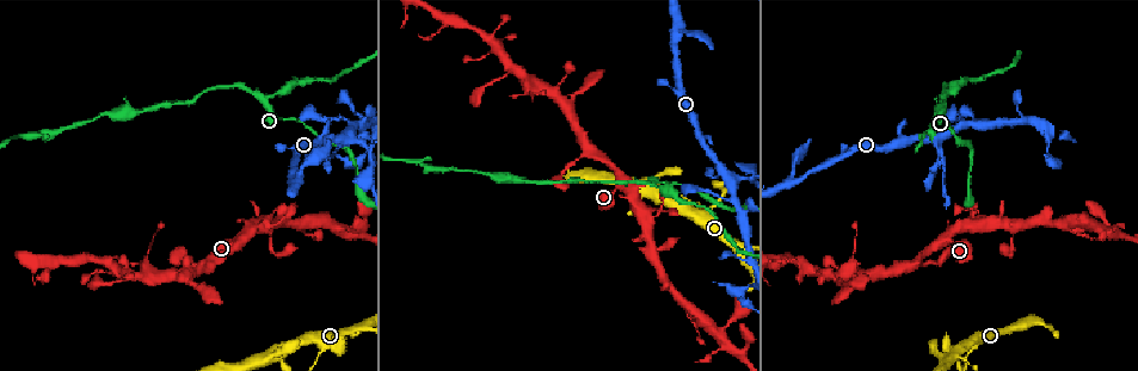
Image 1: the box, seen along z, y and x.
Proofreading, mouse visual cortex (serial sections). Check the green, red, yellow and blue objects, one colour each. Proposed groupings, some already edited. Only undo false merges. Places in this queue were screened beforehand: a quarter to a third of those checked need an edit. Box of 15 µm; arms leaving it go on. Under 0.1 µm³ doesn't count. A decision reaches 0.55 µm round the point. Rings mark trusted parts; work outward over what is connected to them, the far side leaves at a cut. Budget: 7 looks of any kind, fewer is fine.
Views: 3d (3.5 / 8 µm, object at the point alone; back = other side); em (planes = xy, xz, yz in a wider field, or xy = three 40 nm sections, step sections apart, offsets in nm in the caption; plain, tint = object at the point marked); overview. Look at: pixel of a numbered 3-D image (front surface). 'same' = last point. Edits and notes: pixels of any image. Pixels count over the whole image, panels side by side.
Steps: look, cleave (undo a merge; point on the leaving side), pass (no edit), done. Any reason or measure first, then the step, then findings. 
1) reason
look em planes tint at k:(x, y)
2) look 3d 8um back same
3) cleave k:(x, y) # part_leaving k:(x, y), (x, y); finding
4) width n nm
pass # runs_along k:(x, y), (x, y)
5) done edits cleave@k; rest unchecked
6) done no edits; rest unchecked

three-way junction
look 3d 3.5um at 1:(970, 351)

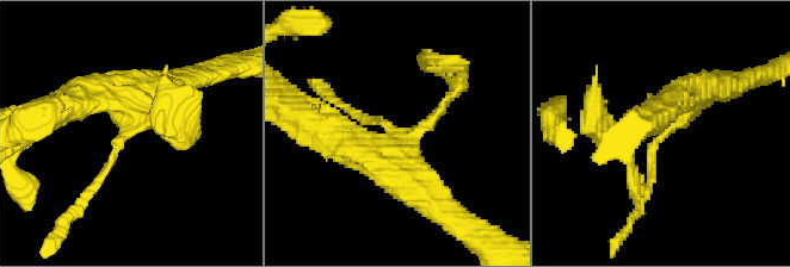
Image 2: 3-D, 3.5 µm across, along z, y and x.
arms 3; arm_widths 150, 150, 400 nm
look em planes tint at 2:(660, 135)

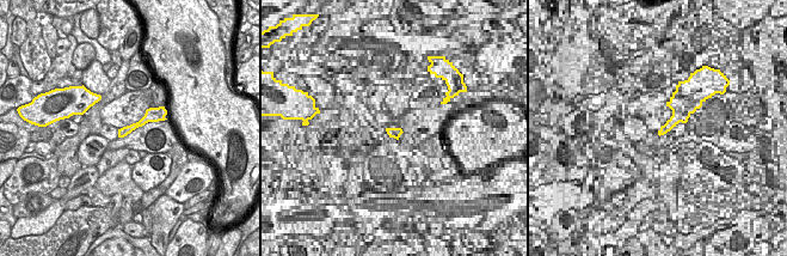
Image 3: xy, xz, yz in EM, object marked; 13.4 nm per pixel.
pass # runs_along 3:(159, 110), (121, 134); all the same cell

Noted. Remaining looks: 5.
three-way junction
look em xy step 2 tint at 1:(270, 95)

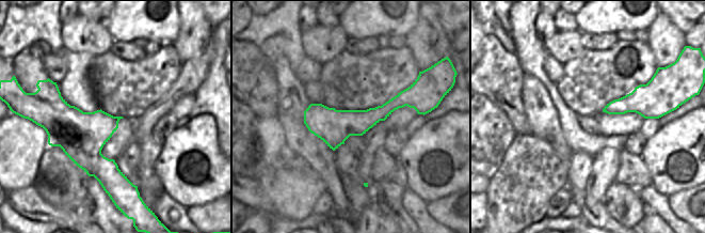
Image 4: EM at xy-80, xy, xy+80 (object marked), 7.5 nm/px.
wider look
look 3d 3.5um same

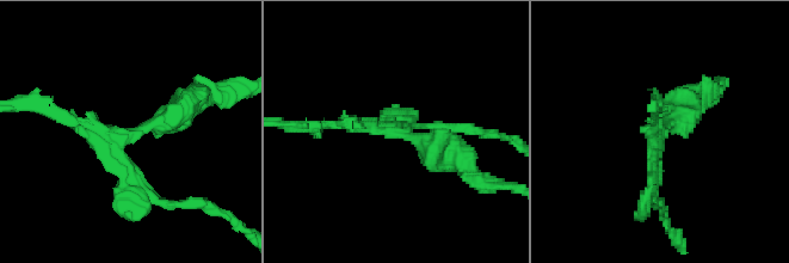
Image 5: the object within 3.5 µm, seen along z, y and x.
arm_widths 150, 200, 400 nm
cleave 5:(692, 118) # part_leaving 5:(666, 126), (703, 92), (715, 92); a second cell is stuck on

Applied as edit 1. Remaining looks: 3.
arms part here
look 3d 8um at 1:(937, 139)

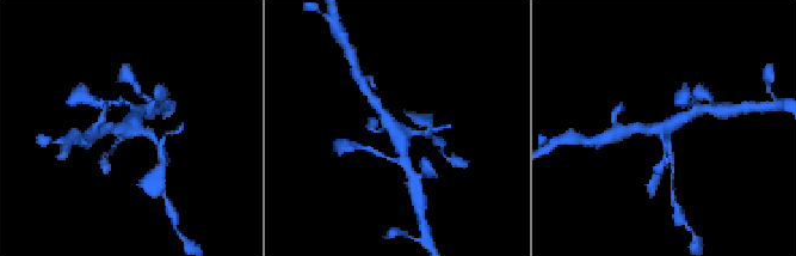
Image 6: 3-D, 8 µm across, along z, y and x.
shape alone is not enough
look em planes tint at 6:(128, 129)

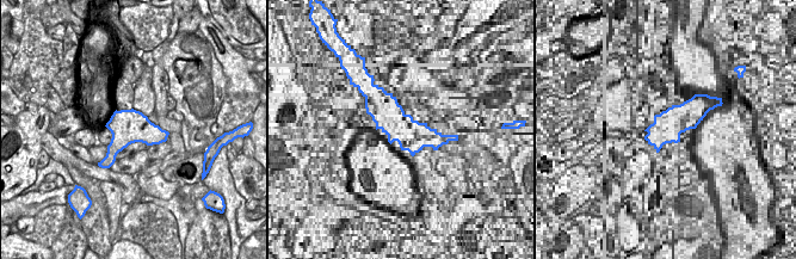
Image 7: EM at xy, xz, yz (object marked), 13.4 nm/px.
width 460 nm
cleave 6:(161, 153) # part_leaving 6:(148, 135), (161, 147), (153, 175); two cells meet here

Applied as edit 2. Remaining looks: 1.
done edits cleave@5, cleave@6; rest unchecked

